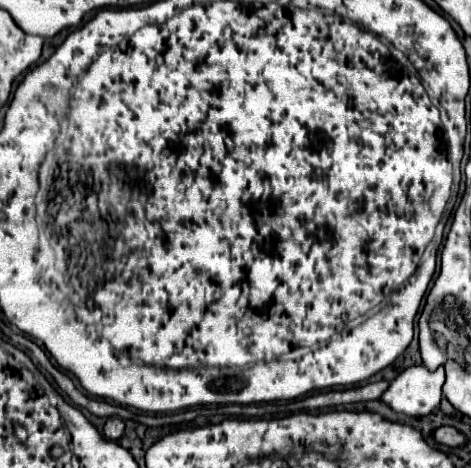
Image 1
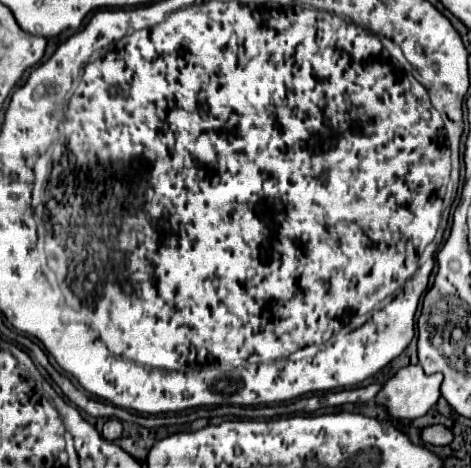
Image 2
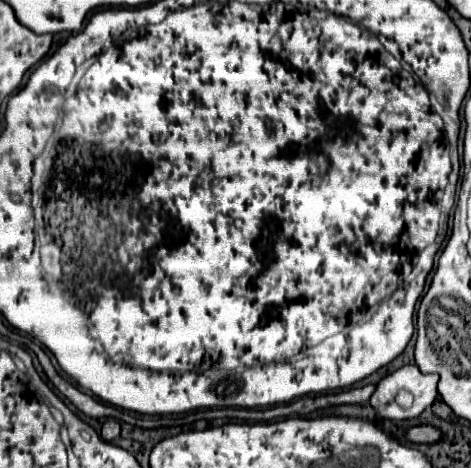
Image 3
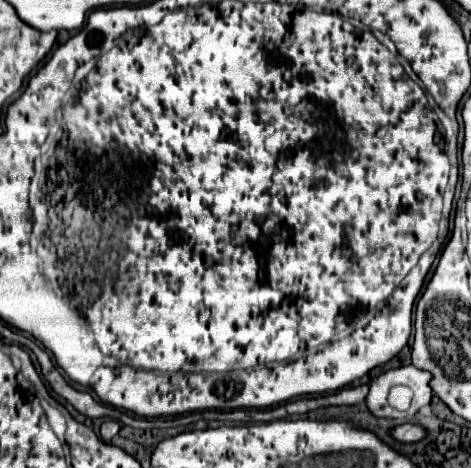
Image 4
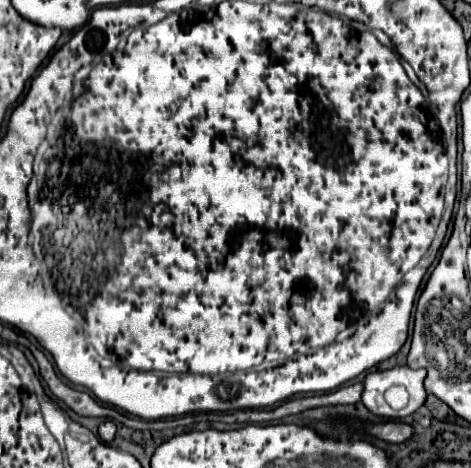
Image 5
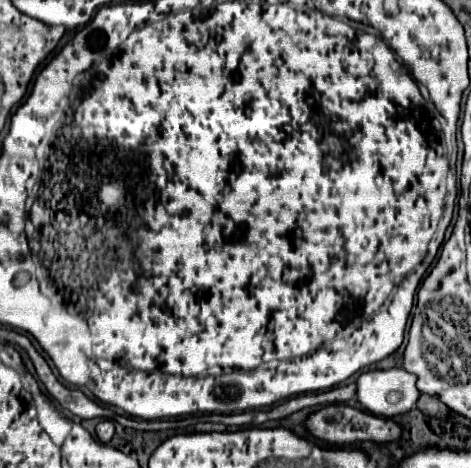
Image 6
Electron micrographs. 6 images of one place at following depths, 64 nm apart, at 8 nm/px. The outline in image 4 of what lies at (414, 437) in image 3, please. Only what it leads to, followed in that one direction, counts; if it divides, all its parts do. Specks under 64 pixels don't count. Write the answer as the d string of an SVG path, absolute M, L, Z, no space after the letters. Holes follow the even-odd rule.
M402 424L398 426L396 430L392 430L392 436L400 442L420 442L424 440L428 434L422 426L416 426L416 424Z

